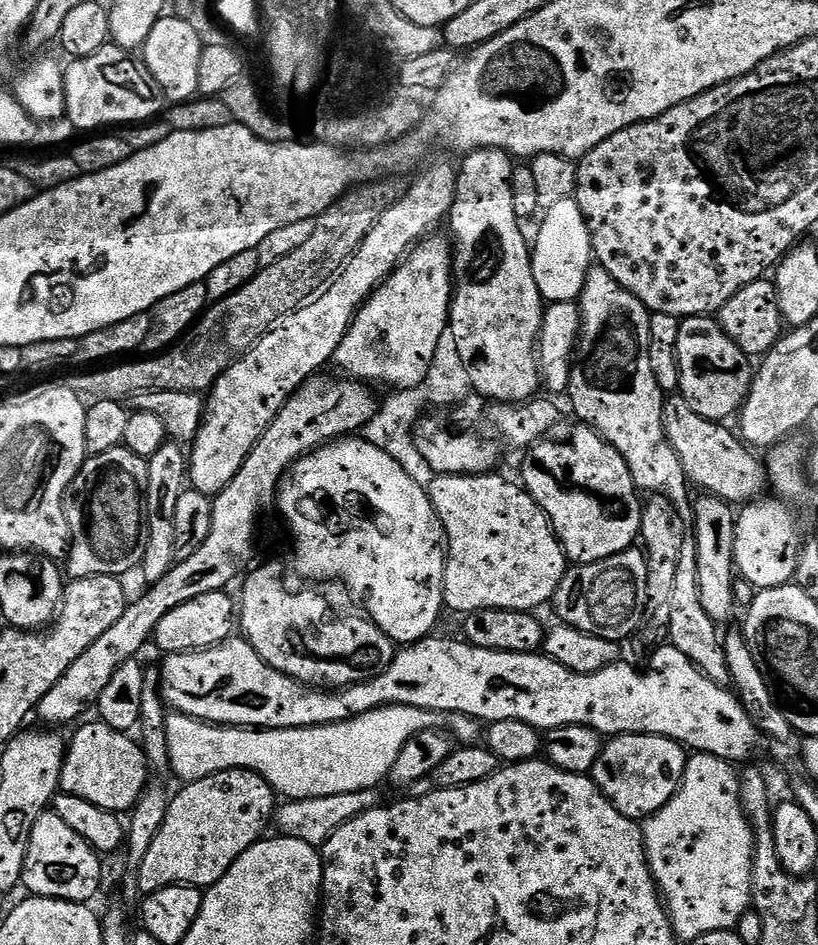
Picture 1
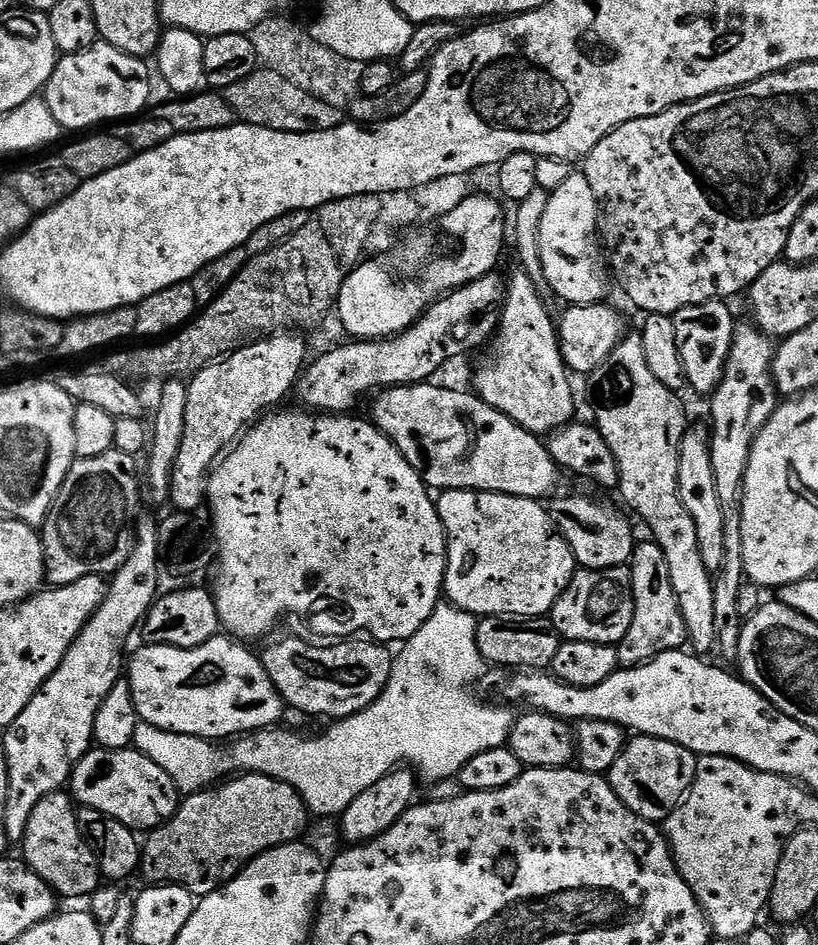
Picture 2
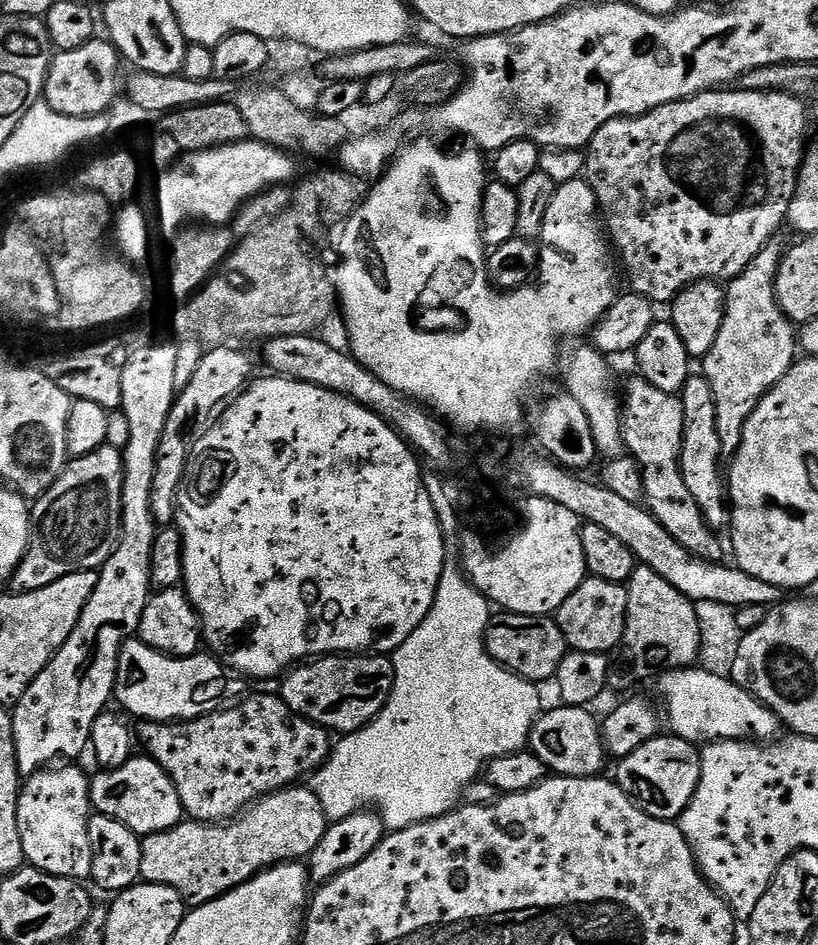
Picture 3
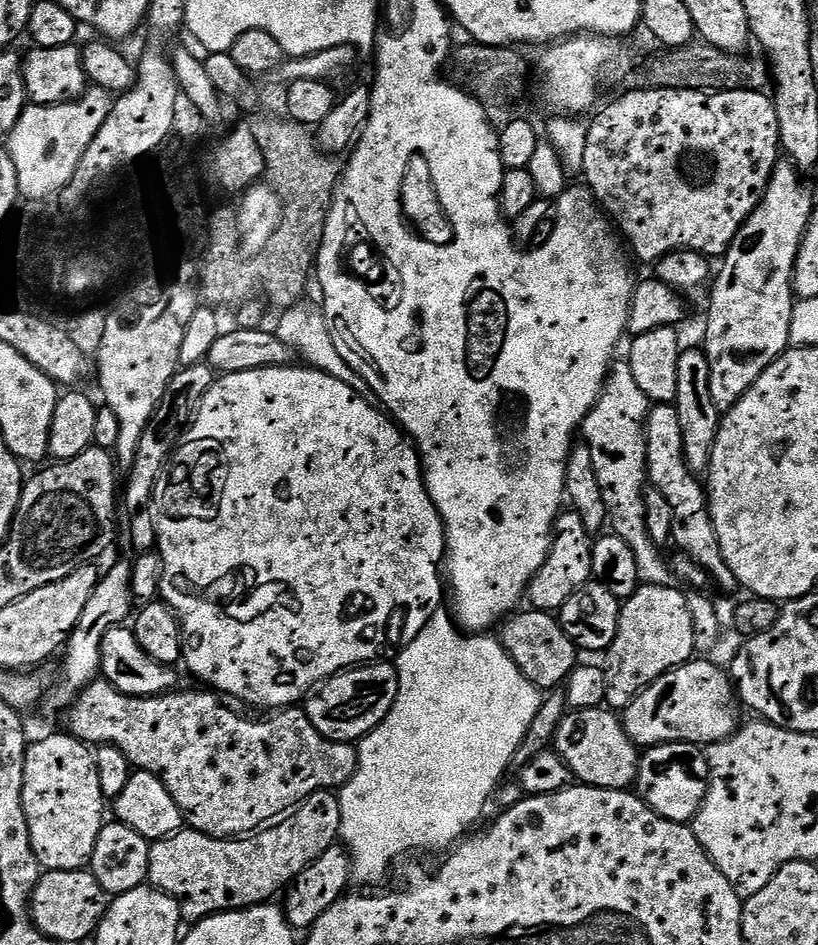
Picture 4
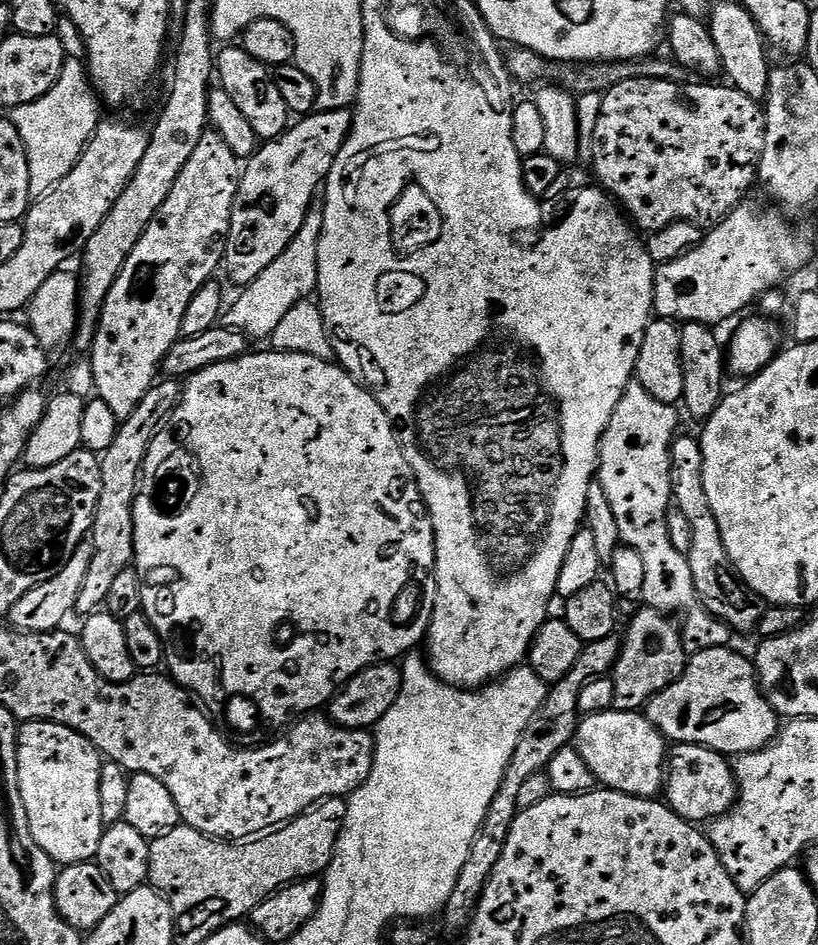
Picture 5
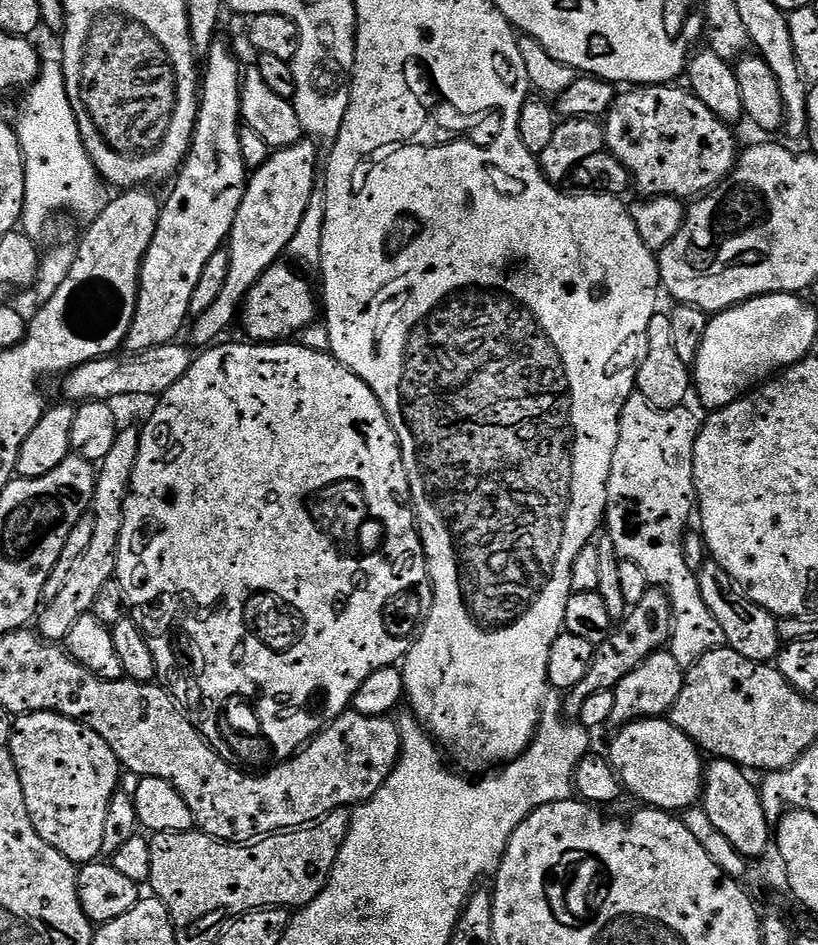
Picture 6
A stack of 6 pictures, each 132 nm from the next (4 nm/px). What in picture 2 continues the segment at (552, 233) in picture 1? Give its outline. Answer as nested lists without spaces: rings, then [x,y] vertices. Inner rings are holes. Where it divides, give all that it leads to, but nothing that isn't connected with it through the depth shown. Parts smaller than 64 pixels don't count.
[[[574,170],[570,178],[566,178],[562,189],[564,196],[564,217],[560,220],[560,240],[547,241],[546,244],[546,275],[553,293],[561,296],[565,305],[598,304],[605,299],[610,284],[610,272],[602,255],[602,244],[598,239],[598,209],[594,190],[590,190],[590,182],[584,177],[583,171]]]

